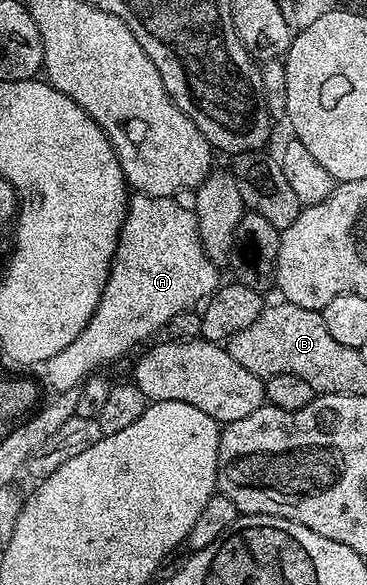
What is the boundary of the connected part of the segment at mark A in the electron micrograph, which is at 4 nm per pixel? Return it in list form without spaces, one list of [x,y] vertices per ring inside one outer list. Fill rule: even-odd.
[[[142,192],[130,195],[125,221],[117,239],[117,249],[113,255],[113,265],[107,278],[107,286],[99,298],[99,306],[95,306],[95,314],[79,330],[79,338],[63,346],[59,354],[51,354],[43,363],[36,365],[36,379],[50,388],[50,393],[66,392],[72,388],[80,388],[85,379],[94,375],[104,364],[125,356],[132,350],[129,340],[145,340],[148,336],[160,333],[171,318],[180,312],[196,309],[198,305],[209,299],[222,283],[218,265],[203,250],[203,242],[199,238],[197,216],[191,210],[183,210],[168,196],[148,196]]]

